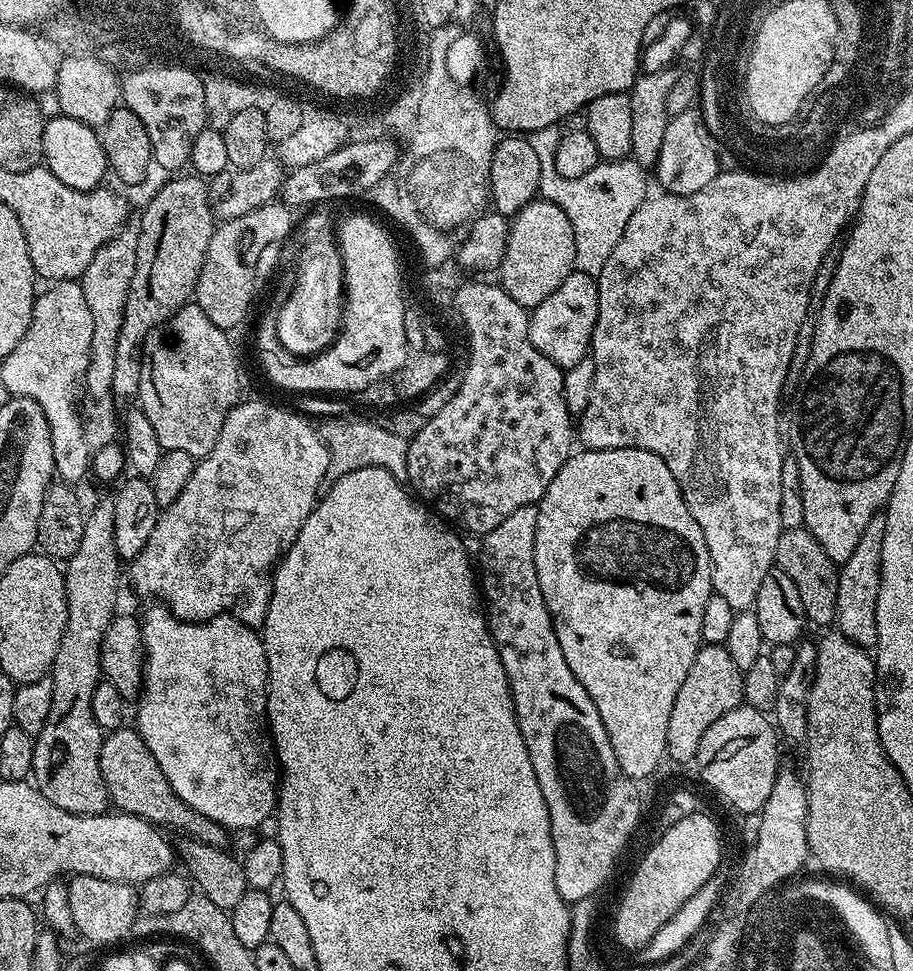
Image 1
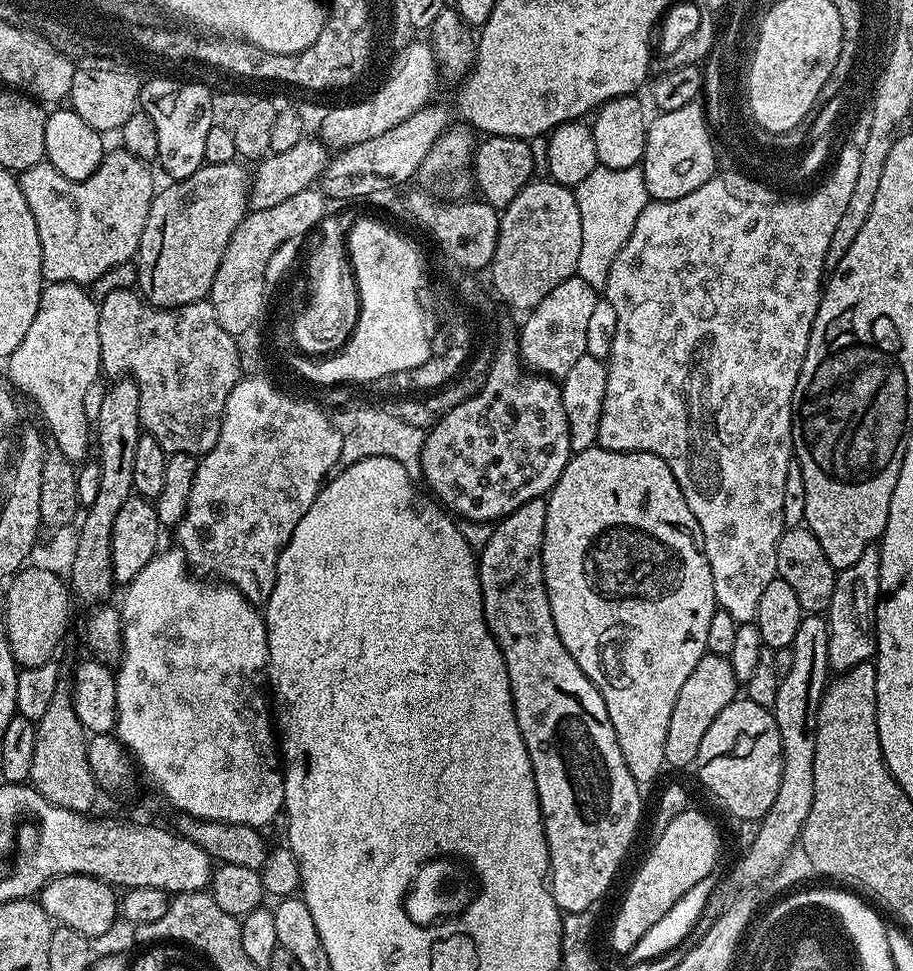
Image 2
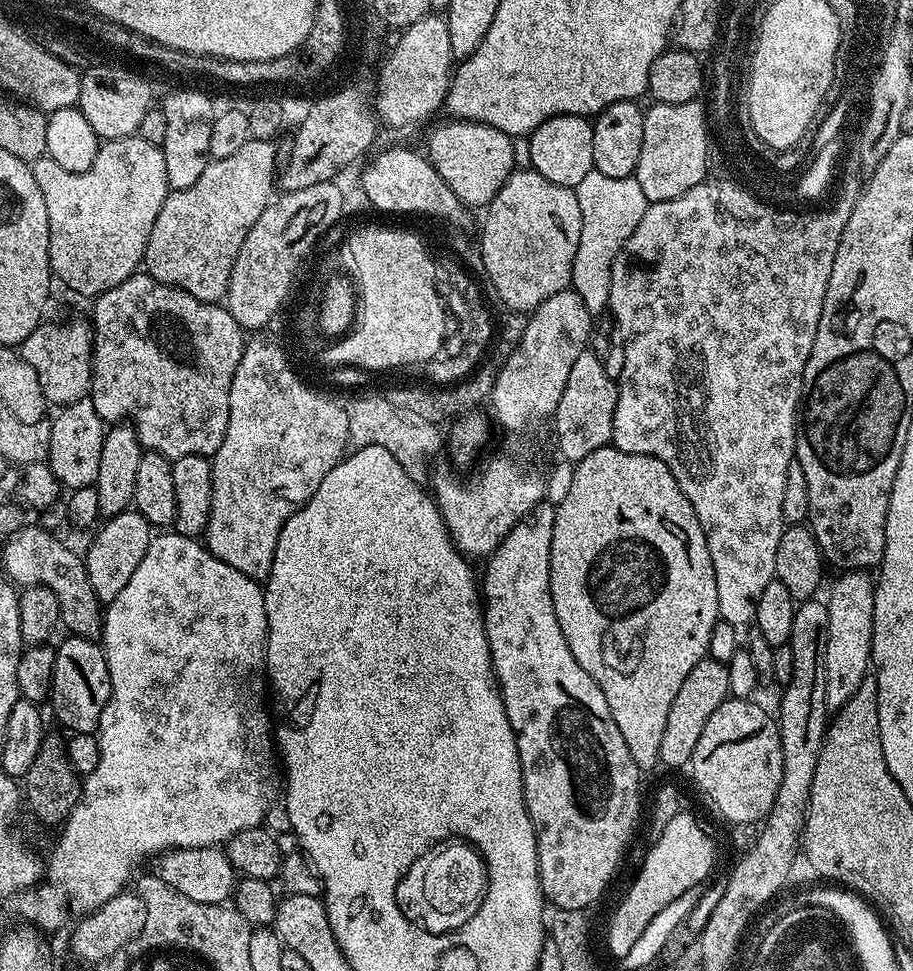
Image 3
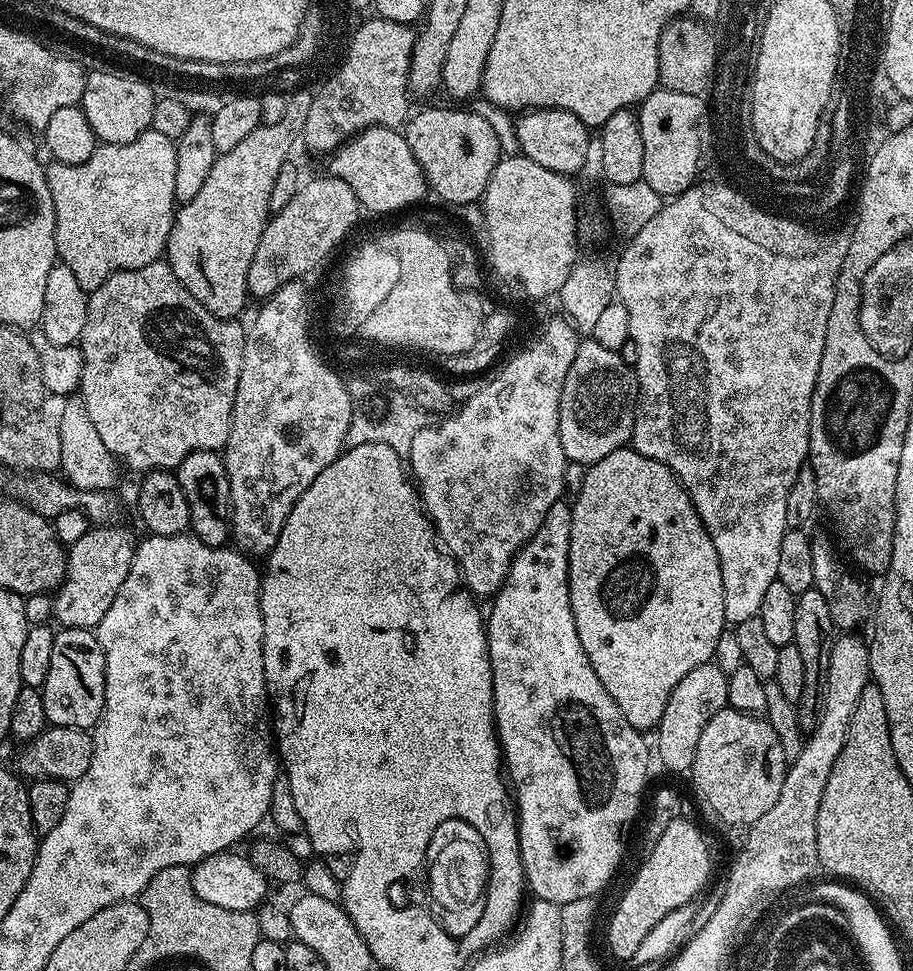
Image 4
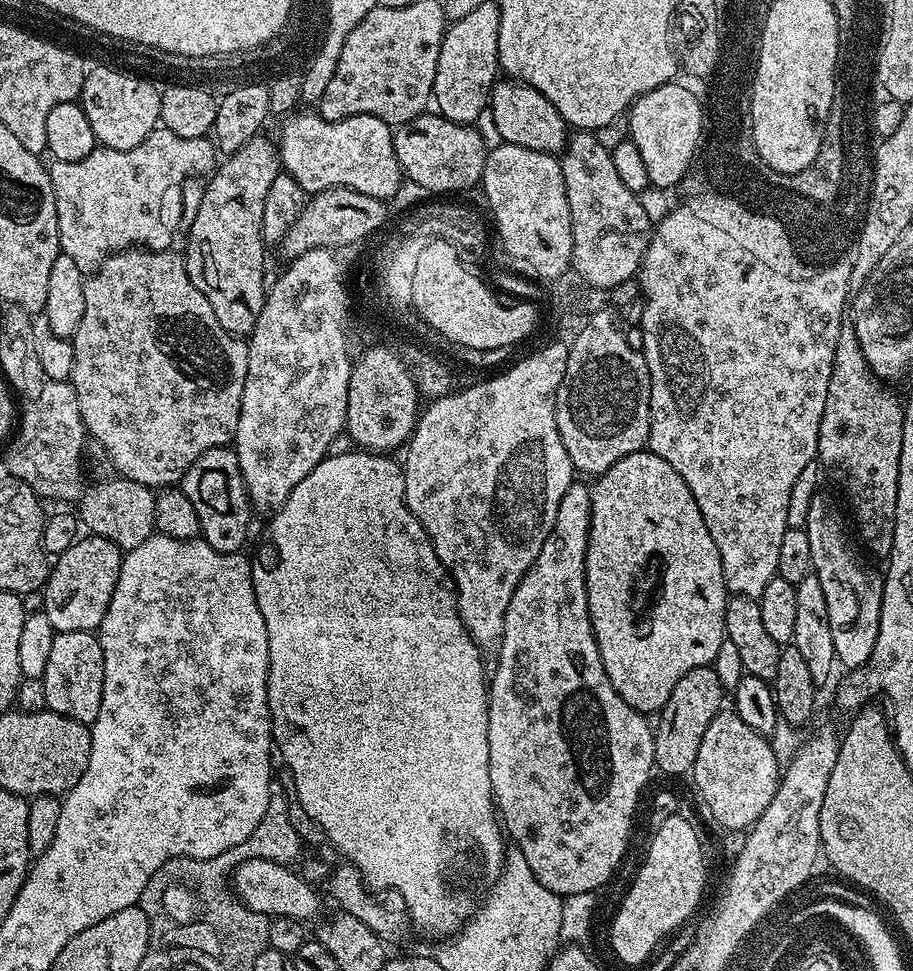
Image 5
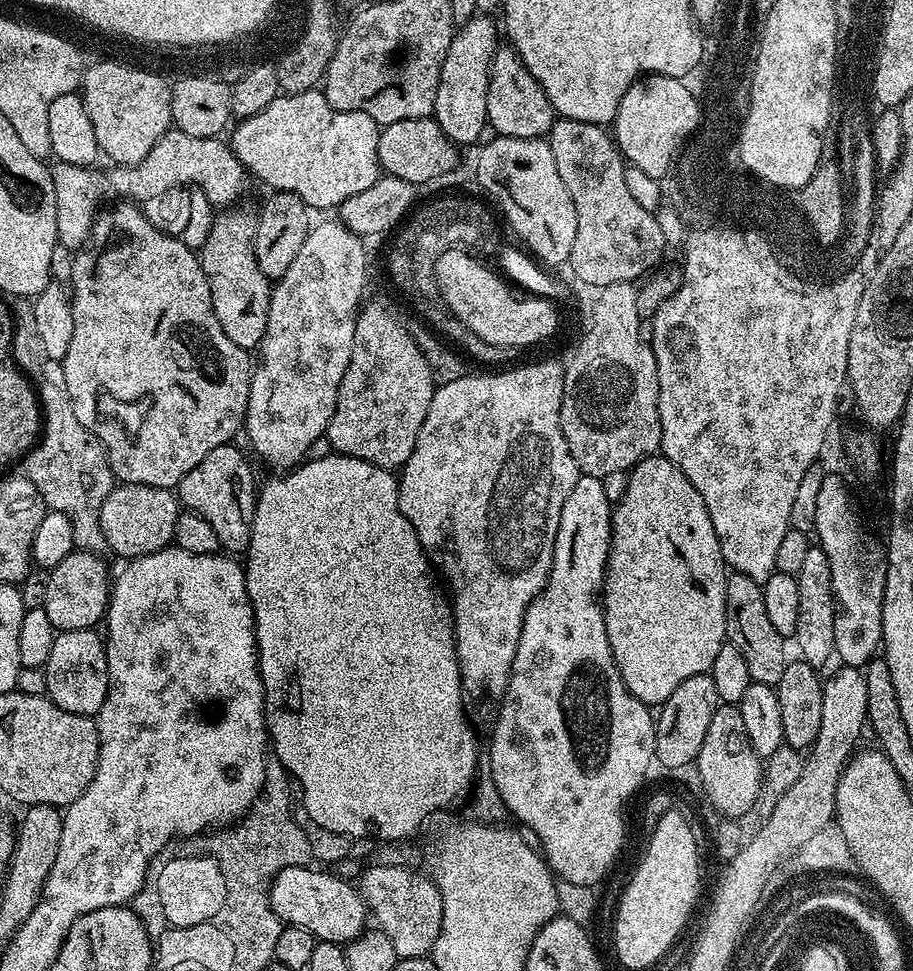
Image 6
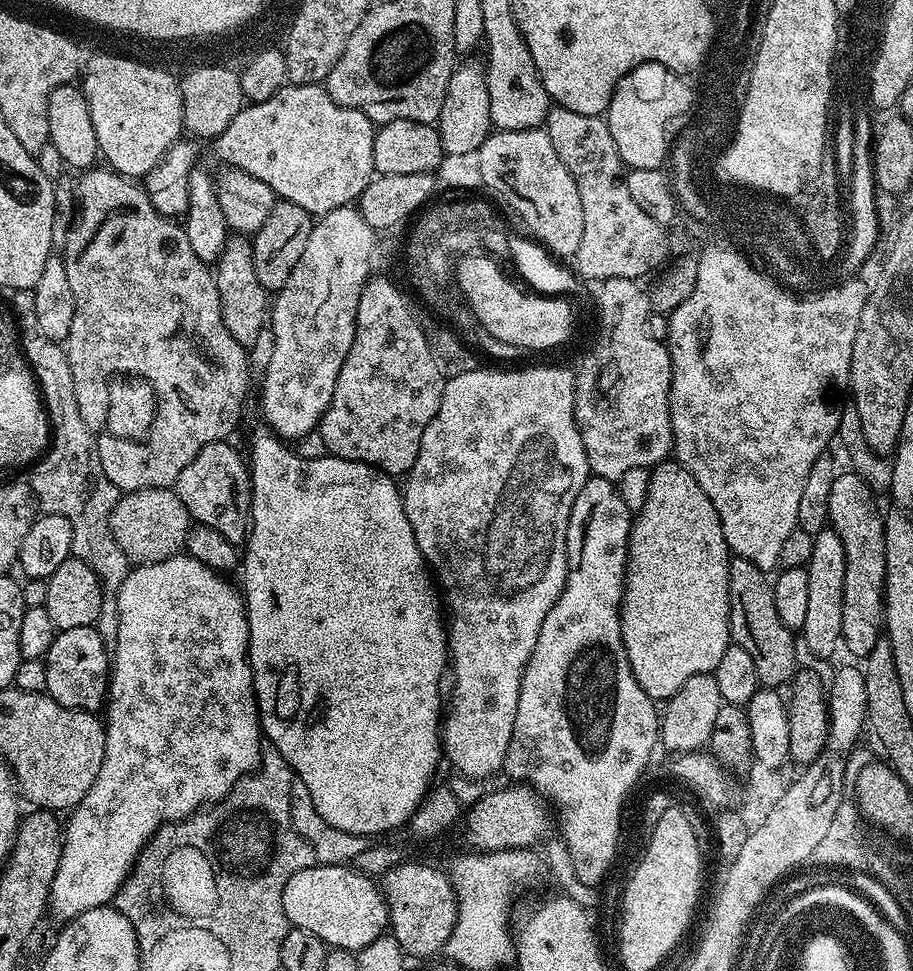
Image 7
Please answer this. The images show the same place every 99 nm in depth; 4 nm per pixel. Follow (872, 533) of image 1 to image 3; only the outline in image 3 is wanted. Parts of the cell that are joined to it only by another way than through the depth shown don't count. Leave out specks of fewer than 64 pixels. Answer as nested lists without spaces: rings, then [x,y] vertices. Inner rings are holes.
[[[848,570],[832,584],[826,595],[830,626],[826,634],[824,677],[826,702],[829,709],[839,710],[862,686],[862,678],[869,675],[872,662],[872,631],[874,630],[874,602],[876,586],[873,577],[864,570]]]

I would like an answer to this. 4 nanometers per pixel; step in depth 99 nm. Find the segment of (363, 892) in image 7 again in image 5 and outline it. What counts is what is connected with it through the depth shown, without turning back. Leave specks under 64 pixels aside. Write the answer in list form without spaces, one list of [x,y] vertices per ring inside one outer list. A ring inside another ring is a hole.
[[[272,858],[243,860],[230,877],[234,895],[250,910],[263,916],[292,917],[301,922],[308,922],[311,916],[316,916],[320,912],[320,896],[316,893],[318,891],[284,864],[287,863],[277,862]]]

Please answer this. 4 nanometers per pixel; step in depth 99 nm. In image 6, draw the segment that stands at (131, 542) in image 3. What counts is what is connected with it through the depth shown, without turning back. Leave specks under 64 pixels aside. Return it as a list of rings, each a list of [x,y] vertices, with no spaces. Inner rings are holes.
[[[72,551],[47,573],[44,609],[50,622],[61,632],[95,629],[105,619],[110,595],[108,568],[94,552]]]

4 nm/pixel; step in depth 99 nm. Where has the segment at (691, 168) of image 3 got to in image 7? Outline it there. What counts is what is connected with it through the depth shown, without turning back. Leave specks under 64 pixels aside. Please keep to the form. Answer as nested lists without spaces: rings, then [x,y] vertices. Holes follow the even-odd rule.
[[[640,64],[630,70],[616,84],[608,103],[606,119],[610,138],[614,138],[614,146],[618,146],[618,154],[629,169],[664,168],[669,159],[669,140],[664,135],[664,120],[681,109],[688,108],[689,85],[679,72],[671,72],[661,64]]]

